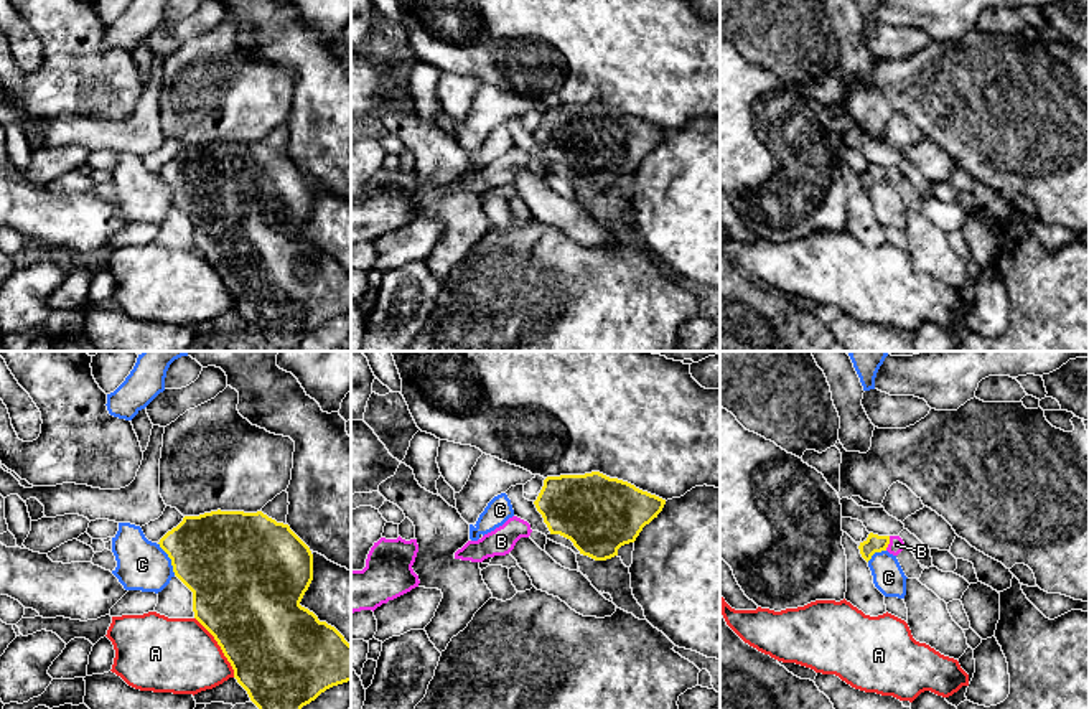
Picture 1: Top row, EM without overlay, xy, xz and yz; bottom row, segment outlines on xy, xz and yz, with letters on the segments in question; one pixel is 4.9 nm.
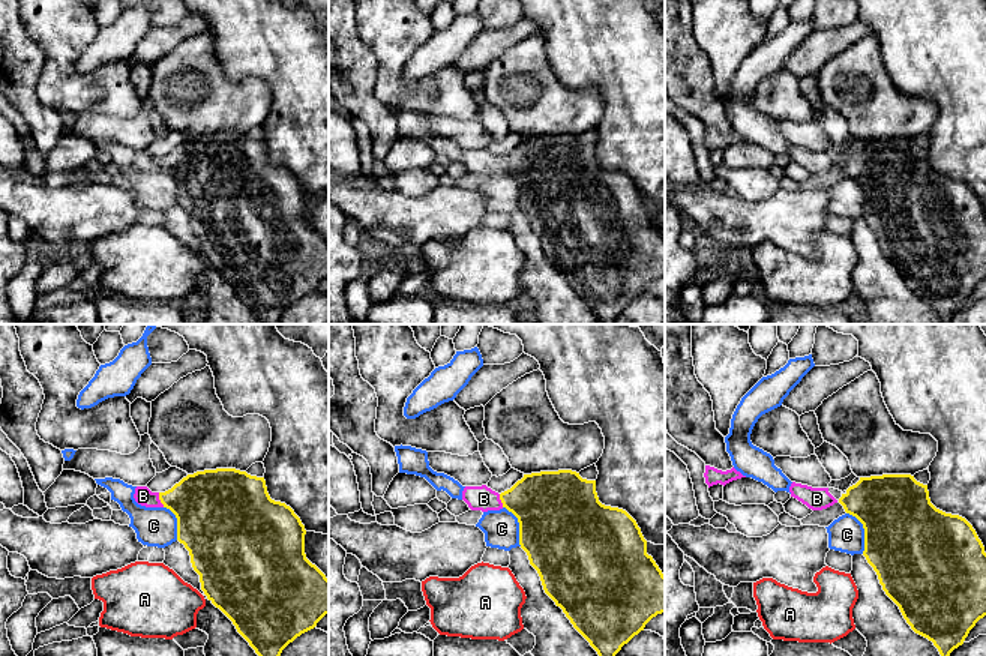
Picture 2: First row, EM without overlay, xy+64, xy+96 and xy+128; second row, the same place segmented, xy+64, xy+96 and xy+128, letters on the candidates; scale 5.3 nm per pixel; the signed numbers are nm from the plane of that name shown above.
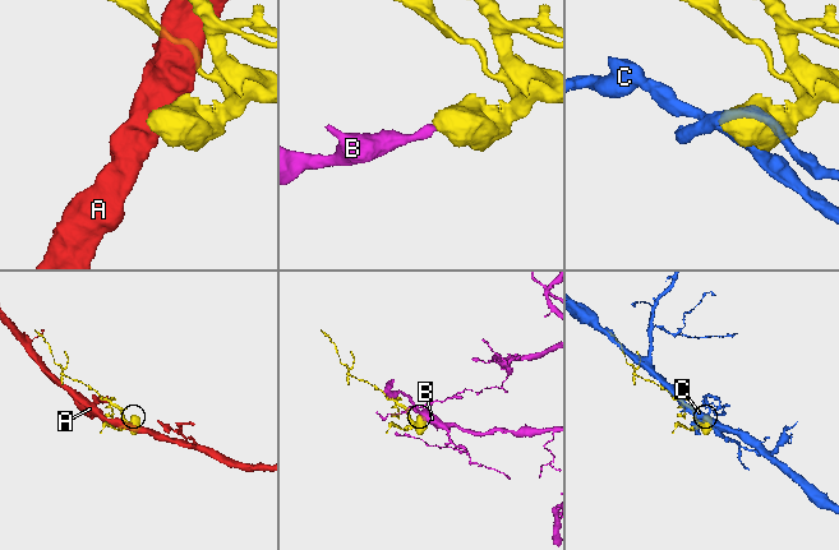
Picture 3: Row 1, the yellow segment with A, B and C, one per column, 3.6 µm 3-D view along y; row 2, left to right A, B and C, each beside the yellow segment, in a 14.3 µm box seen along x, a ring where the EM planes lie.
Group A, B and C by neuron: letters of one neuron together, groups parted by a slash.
A / B / C

